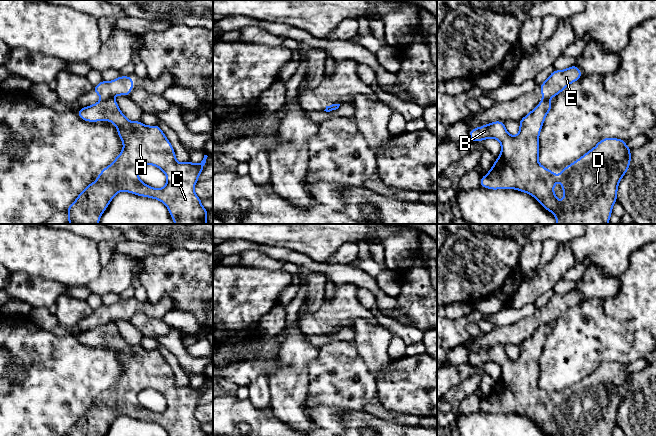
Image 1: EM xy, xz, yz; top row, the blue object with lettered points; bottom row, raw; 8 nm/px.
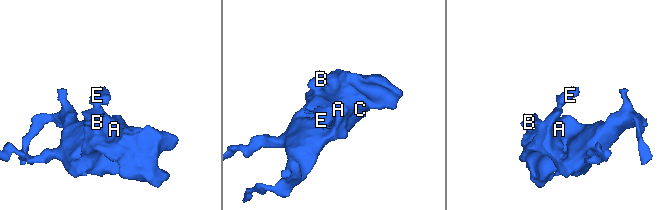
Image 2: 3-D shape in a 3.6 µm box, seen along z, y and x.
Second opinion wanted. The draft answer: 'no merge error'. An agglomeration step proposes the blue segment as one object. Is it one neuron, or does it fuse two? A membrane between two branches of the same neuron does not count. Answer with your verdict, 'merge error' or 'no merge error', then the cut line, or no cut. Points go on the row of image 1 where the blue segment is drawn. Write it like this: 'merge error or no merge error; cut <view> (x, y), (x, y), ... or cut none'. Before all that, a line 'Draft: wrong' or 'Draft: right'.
Draft: wrong
merge error; cut xy (110, 96), (102, 99)

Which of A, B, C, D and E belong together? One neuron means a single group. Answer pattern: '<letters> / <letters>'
A B C D / E

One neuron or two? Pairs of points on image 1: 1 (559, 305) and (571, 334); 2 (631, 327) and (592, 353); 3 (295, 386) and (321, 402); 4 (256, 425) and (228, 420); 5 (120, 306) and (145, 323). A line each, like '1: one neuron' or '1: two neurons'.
1: two neurons
2: one neuron
3: two neurons
4: one neuron
5: two neurons

